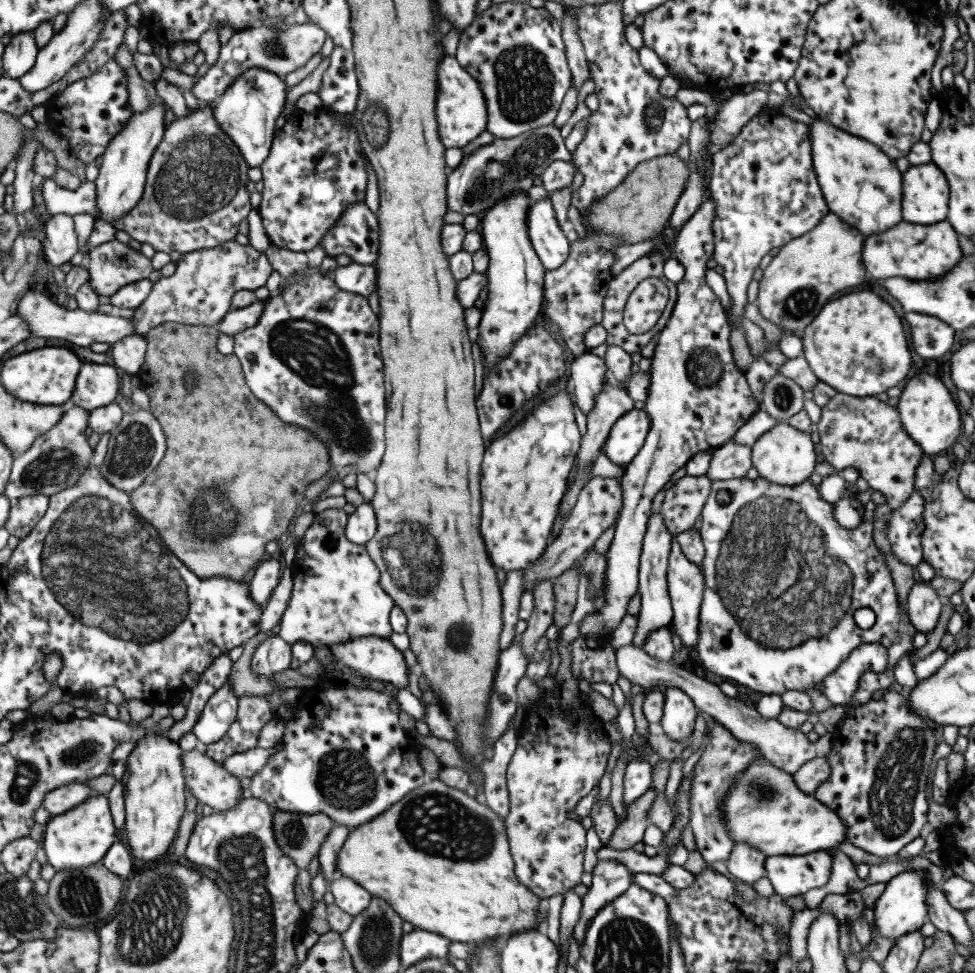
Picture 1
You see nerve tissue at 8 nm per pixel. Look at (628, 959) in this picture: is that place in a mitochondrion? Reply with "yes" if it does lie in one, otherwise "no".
yes

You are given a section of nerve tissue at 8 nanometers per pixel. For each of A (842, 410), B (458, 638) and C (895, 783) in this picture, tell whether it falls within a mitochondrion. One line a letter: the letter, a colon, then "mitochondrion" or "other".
A: other
B: mitochondrion
C: mitochondrion

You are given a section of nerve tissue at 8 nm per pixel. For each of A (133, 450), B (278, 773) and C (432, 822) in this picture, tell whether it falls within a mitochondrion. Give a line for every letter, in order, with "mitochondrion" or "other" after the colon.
A: mitochondrion
B: other
C: mitochondrion

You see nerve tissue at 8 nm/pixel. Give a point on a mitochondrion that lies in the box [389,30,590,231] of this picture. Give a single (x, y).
(525, 83)

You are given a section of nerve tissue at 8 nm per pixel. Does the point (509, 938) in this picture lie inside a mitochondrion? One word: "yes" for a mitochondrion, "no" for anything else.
no

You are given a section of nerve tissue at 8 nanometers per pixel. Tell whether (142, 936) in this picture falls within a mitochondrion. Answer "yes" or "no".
yes

